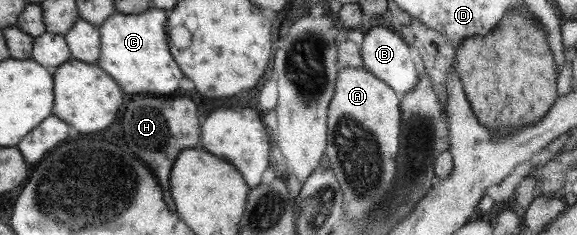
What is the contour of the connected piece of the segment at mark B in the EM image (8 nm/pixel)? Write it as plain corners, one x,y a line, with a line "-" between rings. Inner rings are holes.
371,26
363,36
363,41
360,44
361,59
363,60
363,68
368,72
373,73
378,80
383,80
390,88
401,97
410,90
413,90
417,84
418,72
408,56
408,48
406,44
392,34
392,31
386,27

